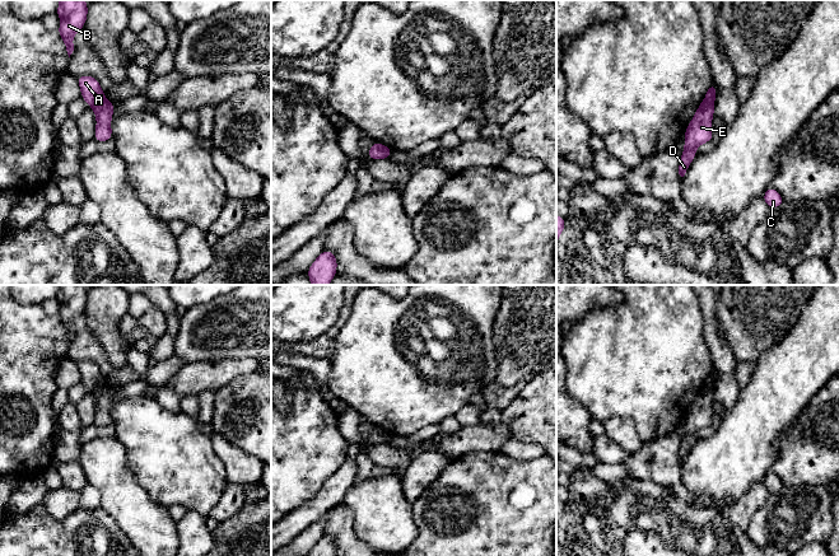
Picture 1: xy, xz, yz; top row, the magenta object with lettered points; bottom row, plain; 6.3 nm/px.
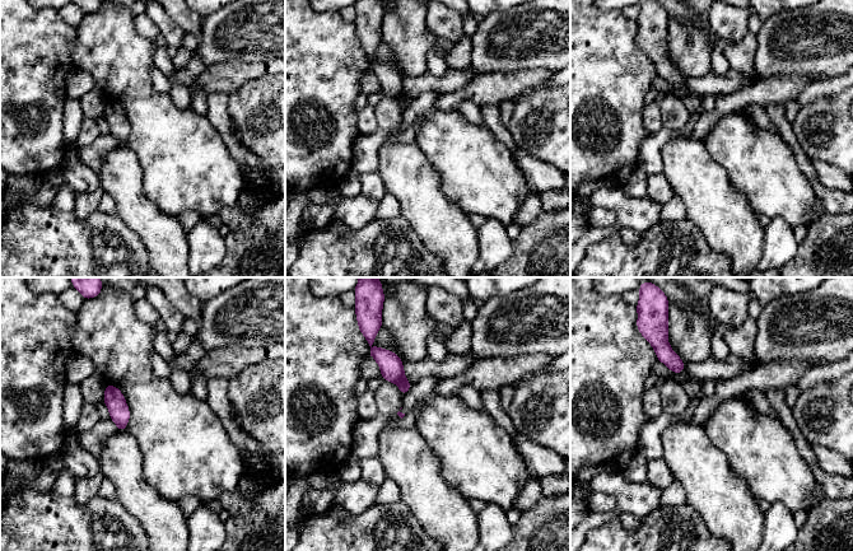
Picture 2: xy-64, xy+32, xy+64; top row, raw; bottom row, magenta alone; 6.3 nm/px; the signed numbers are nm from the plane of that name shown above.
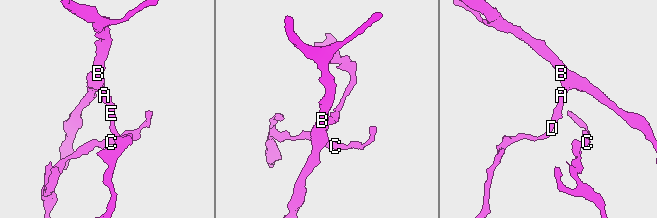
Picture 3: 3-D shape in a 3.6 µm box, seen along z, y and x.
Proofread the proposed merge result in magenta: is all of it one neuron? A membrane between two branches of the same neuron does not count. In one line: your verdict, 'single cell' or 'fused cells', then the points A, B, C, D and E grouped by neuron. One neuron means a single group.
fused cells; A B / C D E

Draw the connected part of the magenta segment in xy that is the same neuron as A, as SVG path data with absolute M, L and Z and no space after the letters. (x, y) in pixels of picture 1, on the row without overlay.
M83 360L78 361L76 365L81 375L81 383L88 391L93 391L104 384L102 372L97 364L90 360Z

